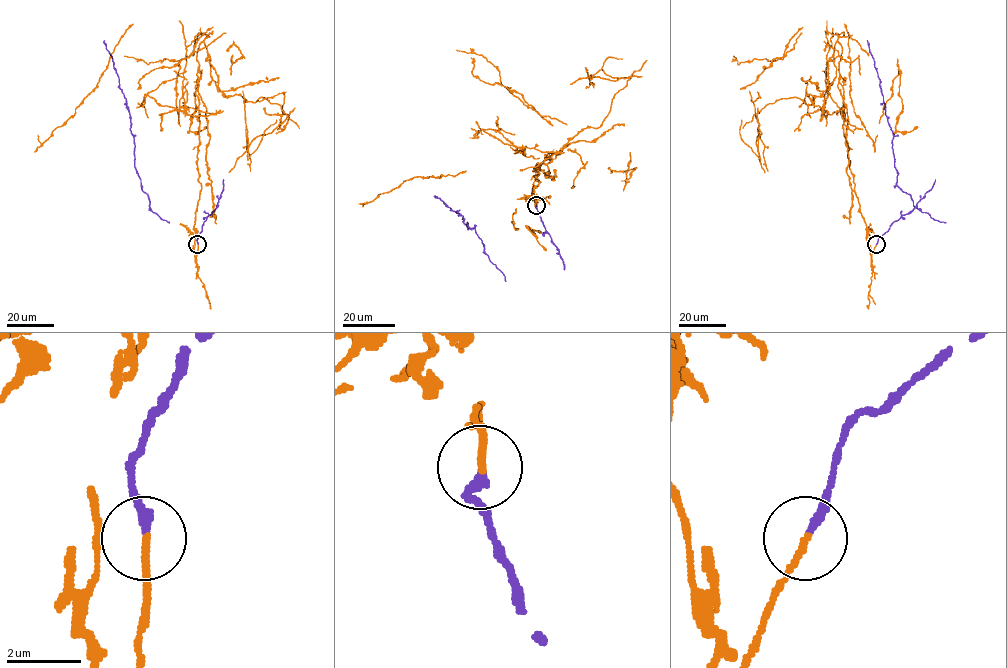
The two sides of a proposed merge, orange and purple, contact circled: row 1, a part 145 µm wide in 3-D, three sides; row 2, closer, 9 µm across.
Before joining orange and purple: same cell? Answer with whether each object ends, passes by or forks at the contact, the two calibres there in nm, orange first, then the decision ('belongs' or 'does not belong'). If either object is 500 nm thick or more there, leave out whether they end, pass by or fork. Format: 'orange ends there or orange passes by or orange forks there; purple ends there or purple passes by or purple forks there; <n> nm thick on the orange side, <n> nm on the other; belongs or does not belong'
orange ends there; purple ends there; 170 nm thick on the orange side, 240 nm on the other; does not belong

